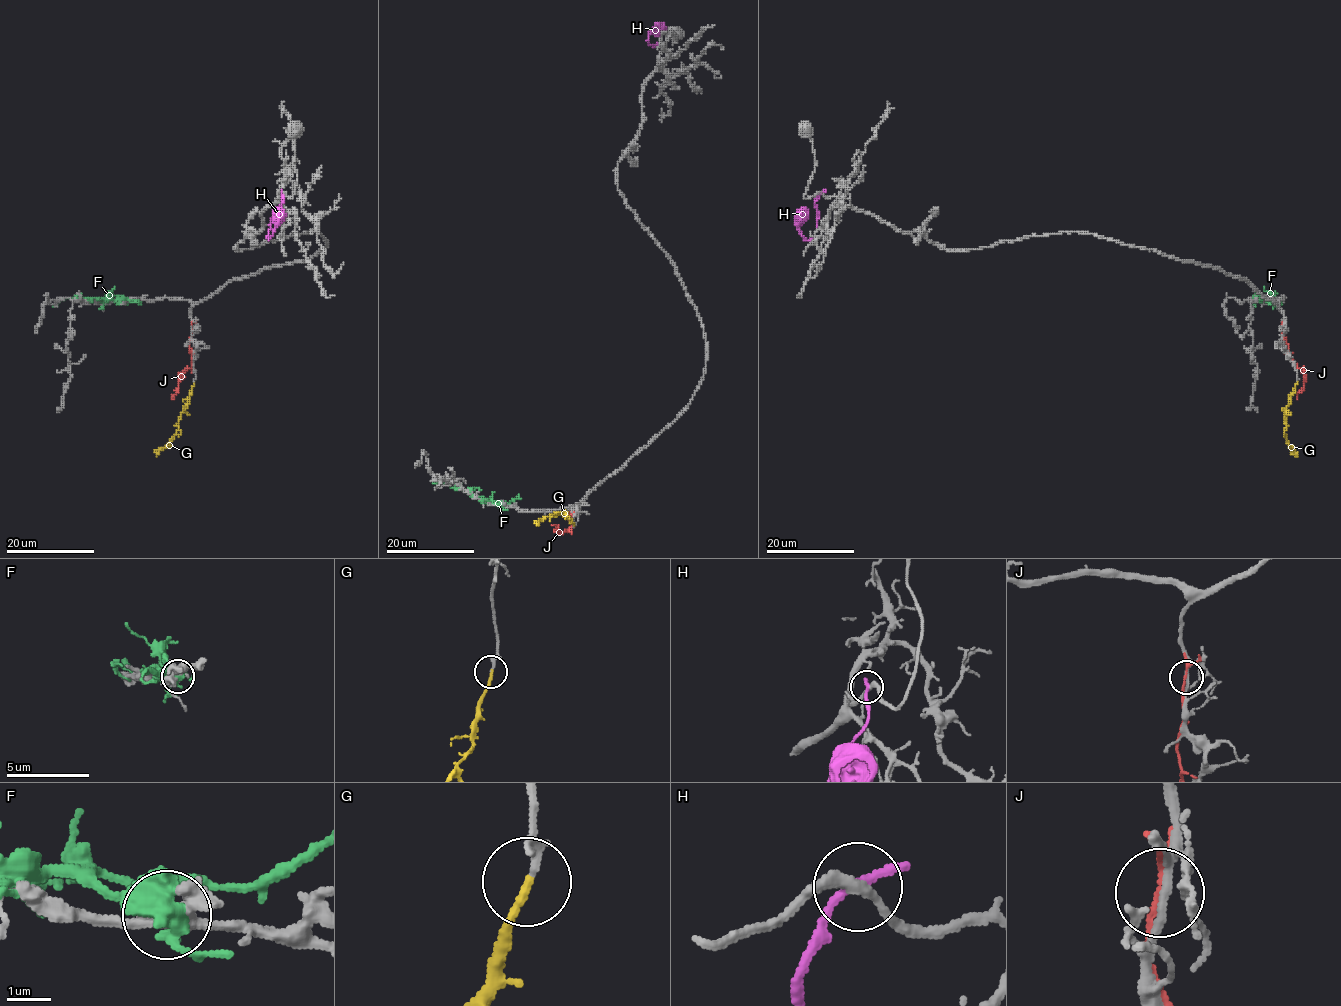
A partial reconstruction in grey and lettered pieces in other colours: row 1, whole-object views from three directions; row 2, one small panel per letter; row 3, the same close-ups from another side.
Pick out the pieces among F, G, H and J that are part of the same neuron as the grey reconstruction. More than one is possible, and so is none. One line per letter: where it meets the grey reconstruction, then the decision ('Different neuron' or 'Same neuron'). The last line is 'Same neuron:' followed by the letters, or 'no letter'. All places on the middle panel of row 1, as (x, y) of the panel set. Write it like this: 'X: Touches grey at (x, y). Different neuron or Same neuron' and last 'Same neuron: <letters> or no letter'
F: Touches grey at (500, 505). Different neuron
G: Touches grey at (573, 524). Same neuron
H: Touches grey at (662, 49). Different neuron
J: Touches grey at (572, 510). Different neuron
Same neuron: G

